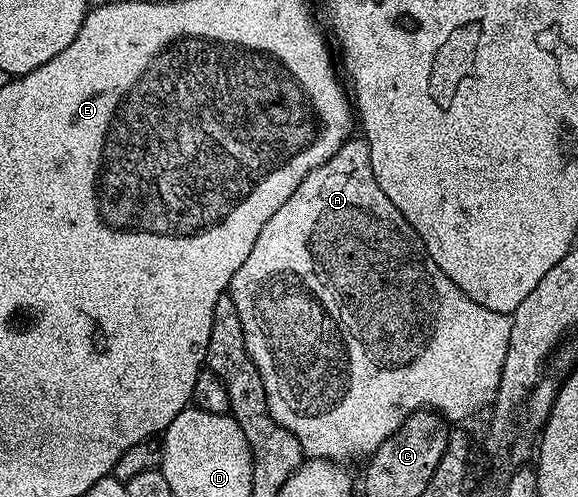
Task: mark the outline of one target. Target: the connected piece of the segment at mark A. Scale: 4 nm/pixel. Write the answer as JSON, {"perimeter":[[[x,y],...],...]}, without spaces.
{"perimeter":[[[352,137],[343,143],[341,149],[337,149],[337,153],[333,153],[325,165],[313,169],[313,173],[309,173],[309,177],[305,177],[305,181],[301,181],[293,193],[289,193],[289,201],[285,201],[285,205],[281,205],[281,209],[277,209],[277,213],[265,221],[265,229],[257,233],[257,241],[253,241],[249,257],[245,257],[241,269],[233,273],[229,294],[233,297],[233,305],[237,305],[241,329],[245,329],[245,349],[249,349],[249,357],[253,357],[253,365],[257,365],[261,373],[261,381],[265,381],[269,413],[297,437],[304,456],[332,461],[347,461],[343,459],[351,459],[354,455],[367,457],[415,411],[430,409],[442,415],[444,420],[459,425],[462,419],[469,418],[486,403],[488,406],[495,402],[509,349],[511,315],[474,303],[458,285],[445,277],[445,273],[441,273],[413,225],[405,221],[397,205],[393,205],[393,201],[385,197],[381,185],[377,185],[369,149],[362,138]]]}

